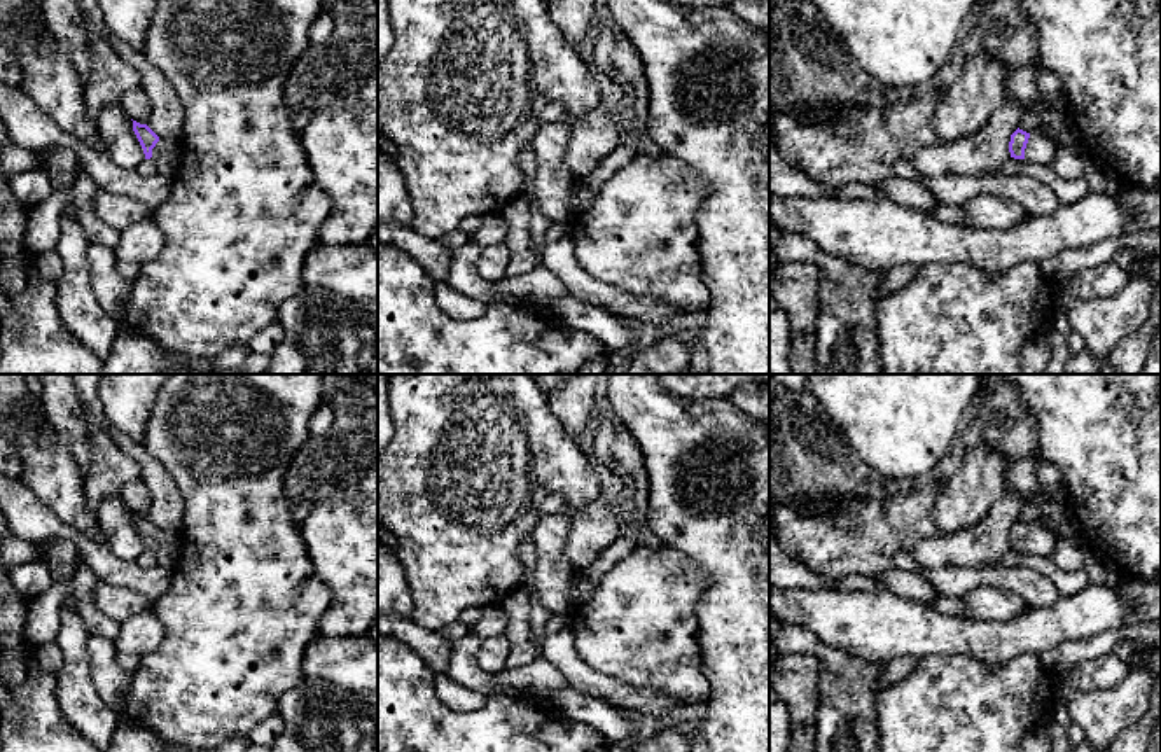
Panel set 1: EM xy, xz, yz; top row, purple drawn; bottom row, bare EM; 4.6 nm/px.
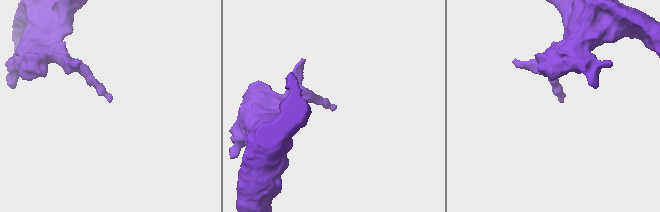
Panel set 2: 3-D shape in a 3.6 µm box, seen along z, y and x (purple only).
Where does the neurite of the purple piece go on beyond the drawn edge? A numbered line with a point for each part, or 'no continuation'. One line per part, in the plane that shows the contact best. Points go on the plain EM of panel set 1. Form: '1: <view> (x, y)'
1: yz (1042, 543)

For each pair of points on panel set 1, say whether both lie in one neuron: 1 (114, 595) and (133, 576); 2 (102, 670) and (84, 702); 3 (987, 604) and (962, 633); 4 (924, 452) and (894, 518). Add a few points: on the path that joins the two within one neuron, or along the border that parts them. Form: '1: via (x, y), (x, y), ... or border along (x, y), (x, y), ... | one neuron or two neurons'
1: border along (100, 579), (111, 584), (130, 586), (154, 602) | two neurons
2: border along (86, 644), (95, 689), (116, 714) | two neurons
3: border along (959, 614), (969, 619), (1011, 619), (1015, 616) | two neurons
4: border along (932, 474), (915, 481) | two neurons

